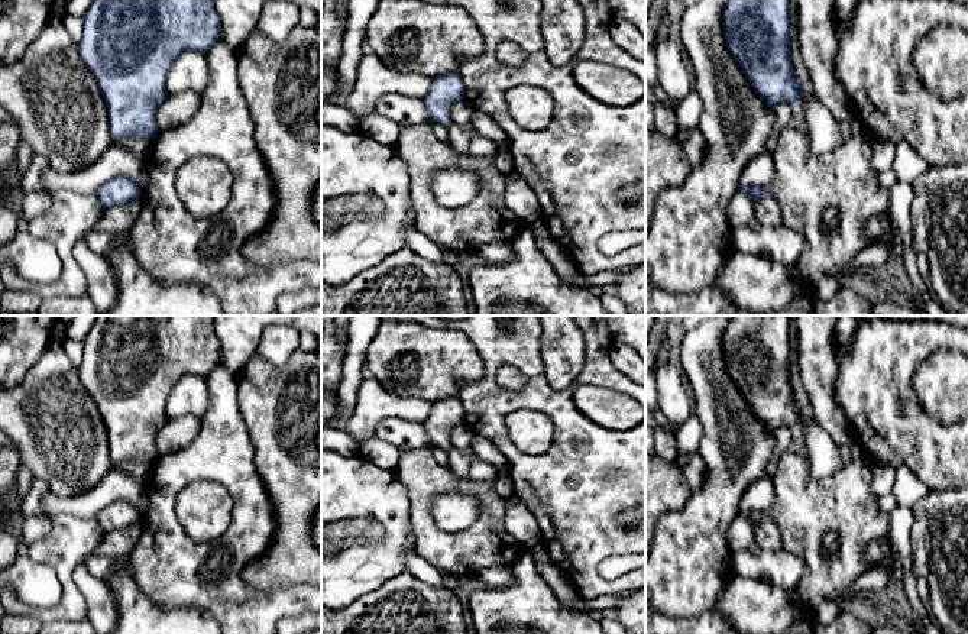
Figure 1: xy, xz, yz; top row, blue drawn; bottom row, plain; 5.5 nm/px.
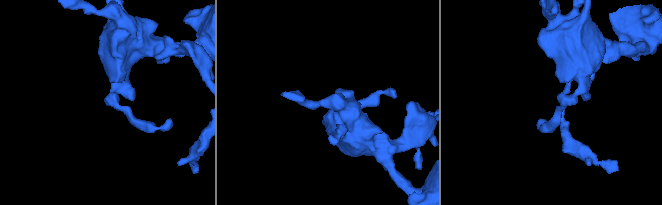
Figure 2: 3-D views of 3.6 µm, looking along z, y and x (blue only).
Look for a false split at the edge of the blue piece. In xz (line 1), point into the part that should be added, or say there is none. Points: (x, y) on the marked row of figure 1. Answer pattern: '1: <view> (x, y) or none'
1: none

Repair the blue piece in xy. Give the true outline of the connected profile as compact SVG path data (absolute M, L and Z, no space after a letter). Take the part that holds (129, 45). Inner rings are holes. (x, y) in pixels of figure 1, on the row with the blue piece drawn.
M93 0L84 16L81 61L103 94L111 138L153 139L156 113L168 96L166 77L185 51L205 54L221 41L214 0Z

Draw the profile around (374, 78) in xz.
M370 52L363 55L357 65L356 85L349 93L346 109L360 122L375 113L382 96L396 93L424 100L431 83L433 78L421 74L395 71Z

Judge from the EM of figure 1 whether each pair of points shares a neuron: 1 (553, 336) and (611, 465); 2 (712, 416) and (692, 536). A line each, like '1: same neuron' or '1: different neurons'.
1: different neurons
2: same neuron

